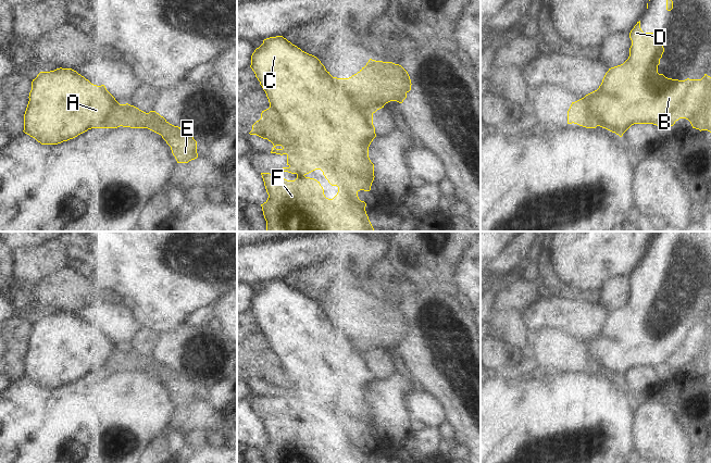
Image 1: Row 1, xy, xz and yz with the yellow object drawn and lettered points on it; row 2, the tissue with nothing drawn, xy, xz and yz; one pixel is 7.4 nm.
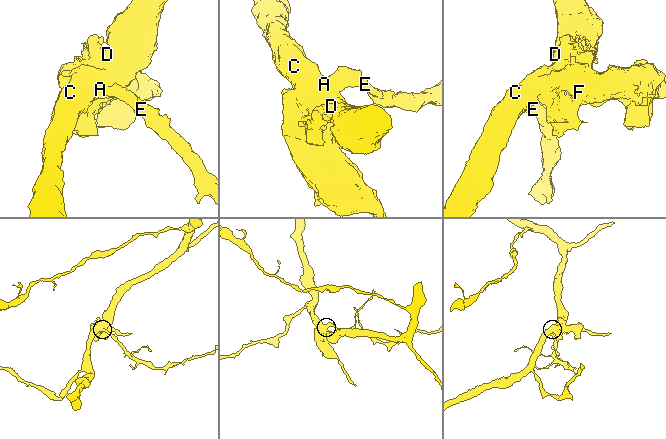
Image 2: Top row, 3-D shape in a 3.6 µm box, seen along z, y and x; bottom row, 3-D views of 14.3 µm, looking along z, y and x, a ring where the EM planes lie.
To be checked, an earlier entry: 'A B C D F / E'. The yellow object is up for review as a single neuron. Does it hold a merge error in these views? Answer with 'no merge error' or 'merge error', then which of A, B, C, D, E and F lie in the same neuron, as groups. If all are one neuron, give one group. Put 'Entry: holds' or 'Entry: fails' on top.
Entry: holds
merge error | A B C D F / E

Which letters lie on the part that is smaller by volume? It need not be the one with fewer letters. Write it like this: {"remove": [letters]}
{"remove": ["E"]}

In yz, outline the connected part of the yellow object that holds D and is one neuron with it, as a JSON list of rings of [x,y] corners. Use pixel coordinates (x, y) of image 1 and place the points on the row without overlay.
[[[640,264],[629,276],[632,289],[628,302],[621,309],[609,312],[599,331],[584,341],[572,346],[587,358],[598,370],[620,380],[634,367],[653,367],[668,372],[679,362],[690,365],[693,372],[711,376],[711,321],[701,323],[672,323],[658,316],[664,296],[663,276],[644,276]]]

